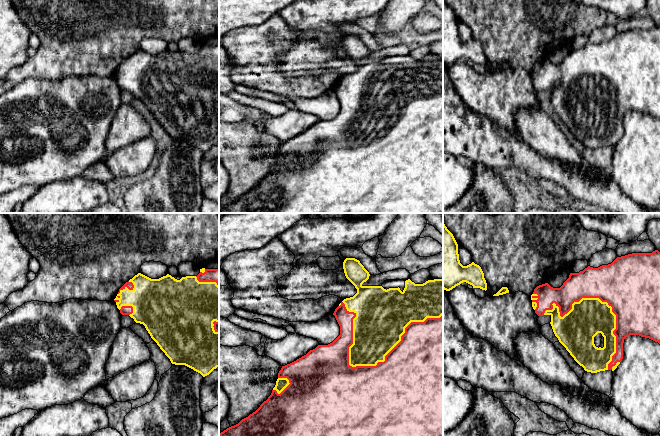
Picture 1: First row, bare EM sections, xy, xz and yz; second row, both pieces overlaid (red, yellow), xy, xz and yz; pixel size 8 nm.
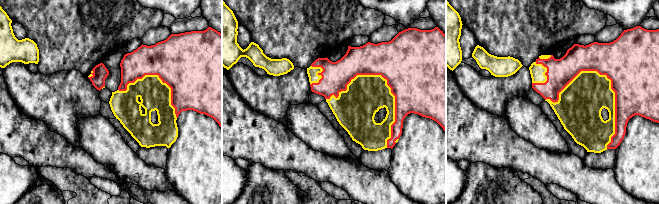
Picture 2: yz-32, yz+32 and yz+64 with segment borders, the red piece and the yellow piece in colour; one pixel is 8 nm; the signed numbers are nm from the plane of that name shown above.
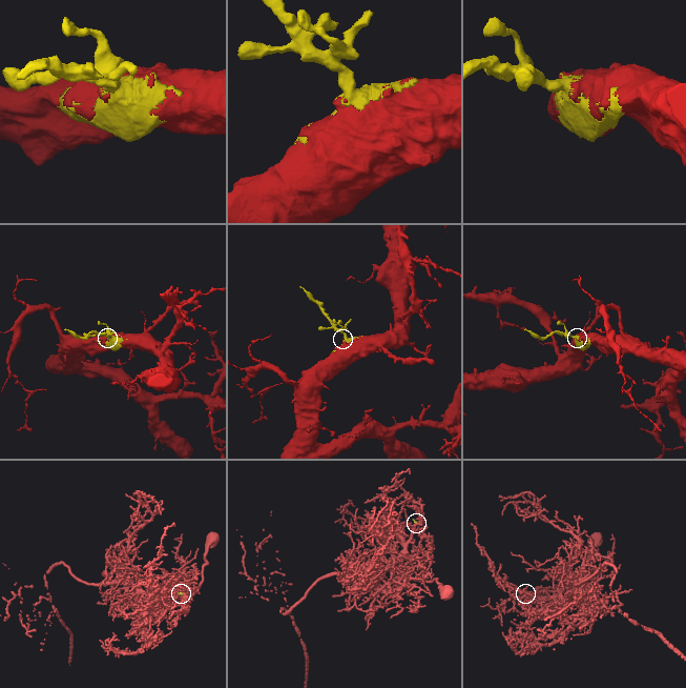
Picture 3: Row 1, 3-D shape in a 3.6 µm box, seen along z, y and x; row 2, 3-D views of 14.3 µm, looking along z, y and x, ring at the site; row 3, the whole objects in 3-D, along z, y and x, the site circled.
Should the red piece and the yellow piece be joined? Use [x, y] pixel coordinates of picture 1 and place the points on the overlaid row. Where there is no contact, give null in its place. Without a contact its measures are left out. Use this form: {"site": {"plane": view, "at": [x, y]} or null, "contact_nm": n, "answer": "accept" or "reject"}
{"site": {"plane": "xz", "at": [397, 344]}, "contact_nm": 850, "answer": "accept"}

